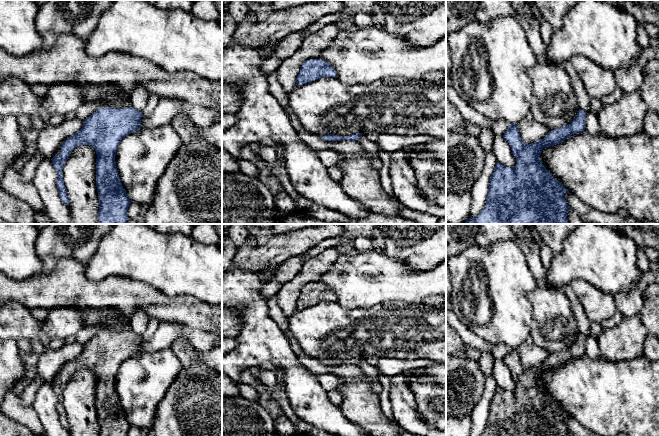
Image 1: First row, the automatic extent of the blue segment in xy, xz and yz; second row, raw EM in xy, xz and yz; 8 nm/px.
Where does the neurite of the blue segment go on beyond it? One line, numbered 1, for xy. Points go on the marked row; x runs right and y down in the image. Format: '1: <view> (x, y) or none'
1: none

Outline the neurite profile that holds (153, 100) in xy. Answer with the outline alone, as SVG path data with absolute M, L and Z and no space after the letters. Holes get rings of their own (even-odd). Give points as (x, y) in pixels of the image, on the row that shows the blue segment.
M150 94L148 101L147 101L147 105L145 107L145 109L143 110L143 116L151 116L153 111L155 110L155 108L157 107L158 103L159 103L159 97L155 94Z

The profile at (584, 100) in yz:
M565 61L559 63L559 65L565 69L565 71L568 73L570 77L571 84L577 95L579 109L582 109L587 113L590 112L592 98L586 92L584 85L581 79L579 78L578 74L576 73L572 63L570 61Z

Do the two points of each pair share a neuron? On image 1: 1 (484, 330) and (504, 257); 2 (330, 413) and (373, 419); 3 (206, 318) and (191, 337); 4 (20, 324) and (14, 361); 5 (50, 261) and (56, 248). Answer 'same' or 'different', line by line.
1: same
2: different
3: different
4: different
5: same

